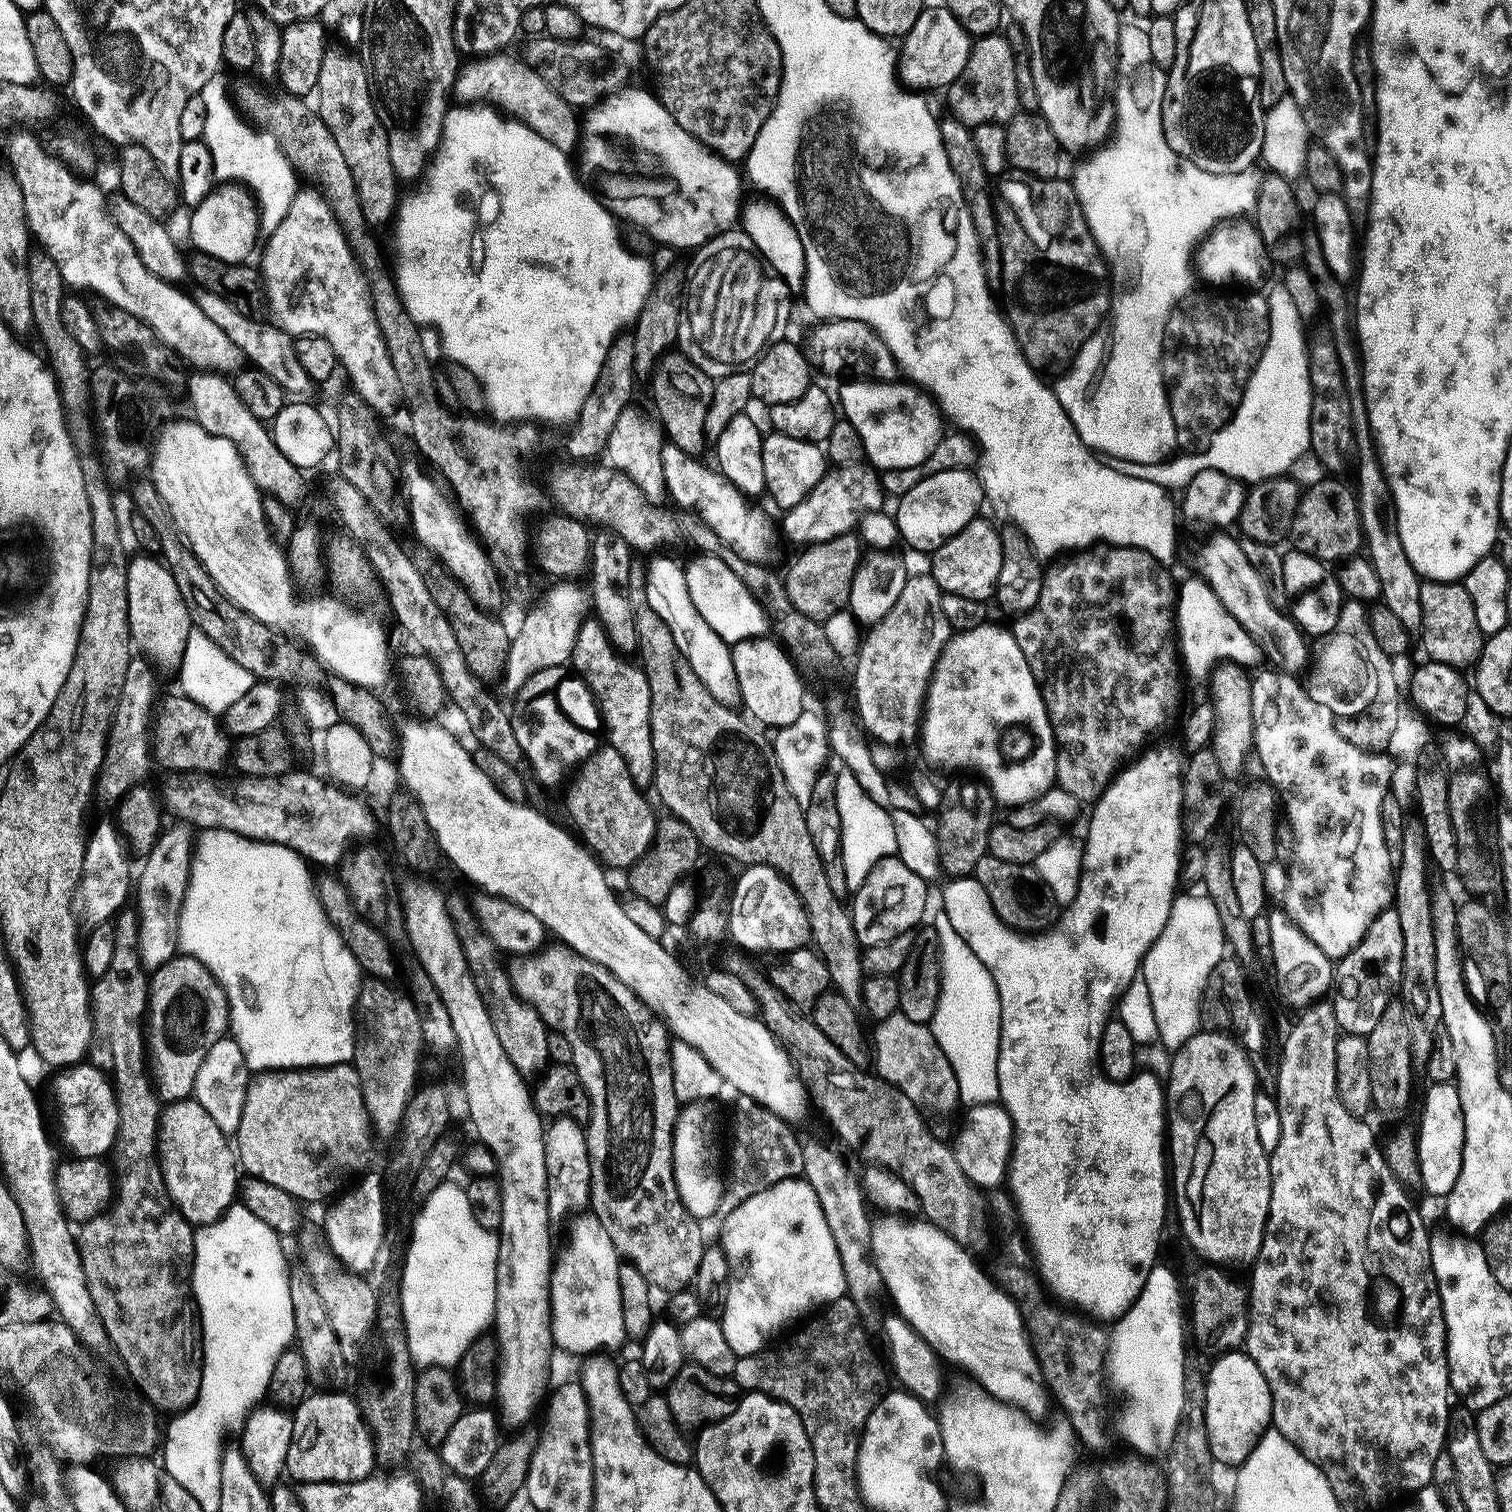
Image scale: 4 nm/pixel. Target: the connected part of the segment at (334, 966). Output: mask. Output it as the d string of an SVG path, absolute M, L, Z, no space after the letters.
M219 828L216 832L210 832L201 840L201 857L197 864L195 864L195 871L192 875L192 887L184 888L182 893L182 900L184 905L180 908L180 936L178 932L178 948L183 955L193 956L196 960L202 961L209 970L212 971L212 977L220 981L220 985L224 988L224 993L228 995L228 1019L230 1021L230 1036L238 1042L238 1046L242 1050L242 1054L246 1058L250 1058L250 1064L256 1070L278 1070L286 1068L304 1068L307 1066L322 1066L322 1028L332 1028L332 1020L334 1020L334 1000L316 1000L316 988L324 988L324 980L332 980L332 972L348 972L348 959L351 956L334 956L332 964L324 964L324 968L316 968L316 936L320 936L320 932L310 932L310 915L313 914L313 907L311 905L310 885L314 883L314 877L308 873L309 865L306 863L300 853L295 852L292 848L287 848L281 844L269 844L263 840L251 840L245 836L239 836L236 832L231 832L225 828Z

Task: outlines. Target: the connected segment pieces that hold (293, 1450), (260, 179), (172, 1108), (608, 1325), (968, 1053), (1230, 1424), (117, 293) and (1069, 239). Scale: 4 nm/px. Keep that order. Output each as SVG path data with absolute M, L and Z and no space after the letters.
M320 1390L317 1393L317 1396L306 1395L294 1408L292 1441L284 1463L287 1475L292 1475L296 1482L323 1480L329 1484L351 1484L354 1480L368 1479L374 1472L373 1449L369 1437L356 1429L365 1427L357 1401L351 1395L343 1396L345 1393L340 1390Z
M214 78L204 84L204 105L206 106L206 126L203 139L212 151L212 163L215 171L237 172L240 176L252 179L251 187L259 203L273 218L281 215L282 209L289 205L298 191L298 173L292 163L282 154L275 140L267 134L255 134L253 125L242 119L241 113L228 100L224 100L224 88L219 79Z
M194 1098L163 1105L158 1125L158 1159L168 1195L189 1224L210 1224L233 1207L238 1196L237 1153L229 1137L218 1130L214 1118Z
M576 1214L572 1220L572 1225L568 1228L568 1245L564 1249L559 1249L552 1266L552 1339L557 1349L565 1348L568 1352L584 1352L592 1354L597 1350L608 1350L604 1348L616 1348L620 1343L625 1343L624 1327L622 1326L622 1298L620 1297L620 1287L618 1286L618 1270L622 1263L622 1257L616 1253L614 1242L610 1242L610 1234L602 1230L598 1218L591 1214Z
M937 915L934 927L940 939L940 997L930 1027L942 1054L954 1066L961 1105L969 1109L995 1104L1000 1099L998 1050L1000 1049L1000 999L988 968L970 950L946 915Z
M1229 1350L1215 1357L1212 1369L1207 1369L1206 1384L1206 1430L1209 1449L1217 1465L1239 1466L1250 1458L1258 1442L1269 1431L1272 1423L1272 1395L1270 1386L1258 1370L1258 1366L1248 1357L1247 1351Z
M28 132L18 133L9 142L8 160L22 190L29 229L35 239L37 236L48 244L52 259L62 266L65 285L84 288L89 284L93 293L111 300L139 320L152 314L152 290L160 294L160 288L152 288L152 270L140 261L130 238L112 221L112 213L105 201L100 201L93 181L76 175Z
M1016 172L1008 176L1004 174L994 184L994 207L996 209L996 221L1000 224L1000 253L1002 254L1002 280L1004 288L1008 291L1008 304L1006 308L1007 317L1010 319L1017 340L1020 341L1020 351L1028 359L1029 364L1037 370L1052 368L1055 364L1067 365L1083 348L1084 343L1093 335L1092 328L1101 327L1102 321L1110 312L1110 269L1100 254L1100 248L1092 237L1092 231L1088 229L1088 223L1080 203L1076 197L1076 190L1071 183L1064 178L1053 178L1041 180L1038 176L1028 176L1025 172Z

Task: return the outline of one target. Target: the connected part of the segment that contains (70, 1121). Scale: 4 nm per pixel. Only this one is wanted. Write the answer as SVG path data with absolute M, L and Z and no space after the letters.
M89 1062L65 1067L52 1080L52 1096L56 1099L56 1120L60 1123L60 1136L76 1158L100 1158L115 1143L118 1127L118 1108L115 1089L109 1077L104 1076Z

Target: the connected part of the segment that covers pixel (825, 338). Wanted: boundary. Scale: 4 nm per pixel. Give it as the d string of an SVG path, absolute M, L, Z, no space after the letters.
M831 318L820 322L820 325L808 336L808 344L803 345L804 354L813 369L825 372L828 376L846 376L842 378L871 378L873 381L895 381L898 365L890 350L880 340L880 335L869 324L860 320L833 320Z

